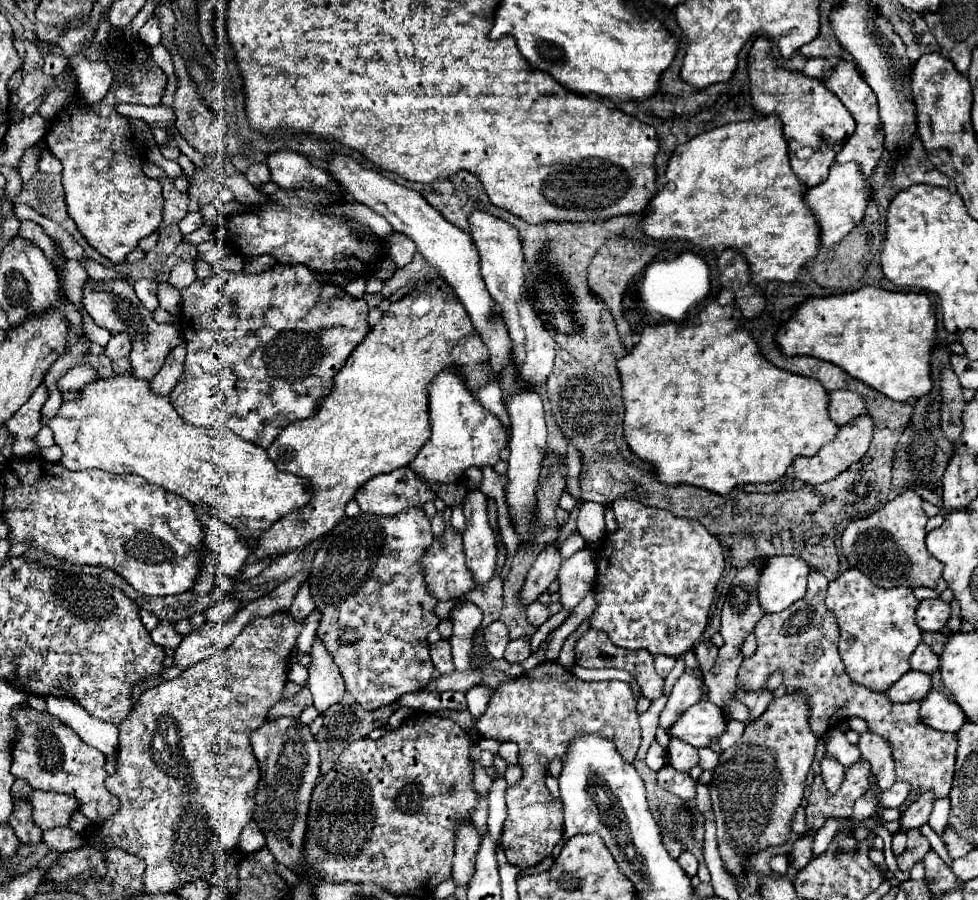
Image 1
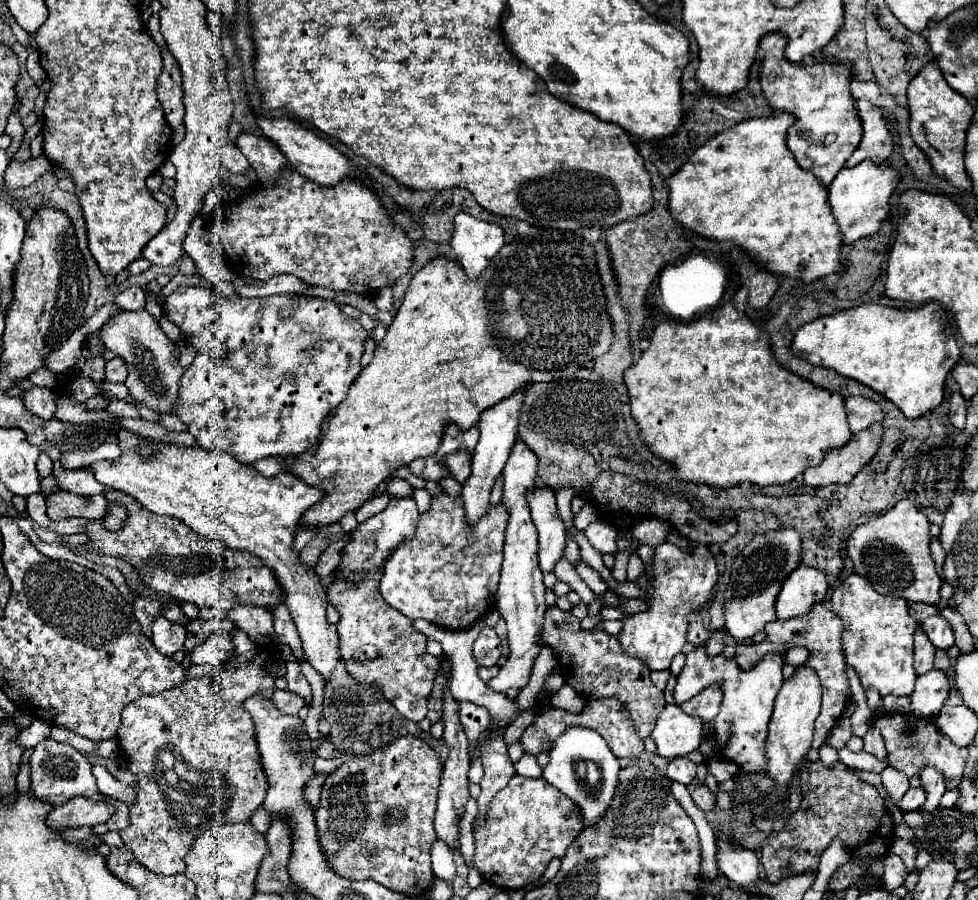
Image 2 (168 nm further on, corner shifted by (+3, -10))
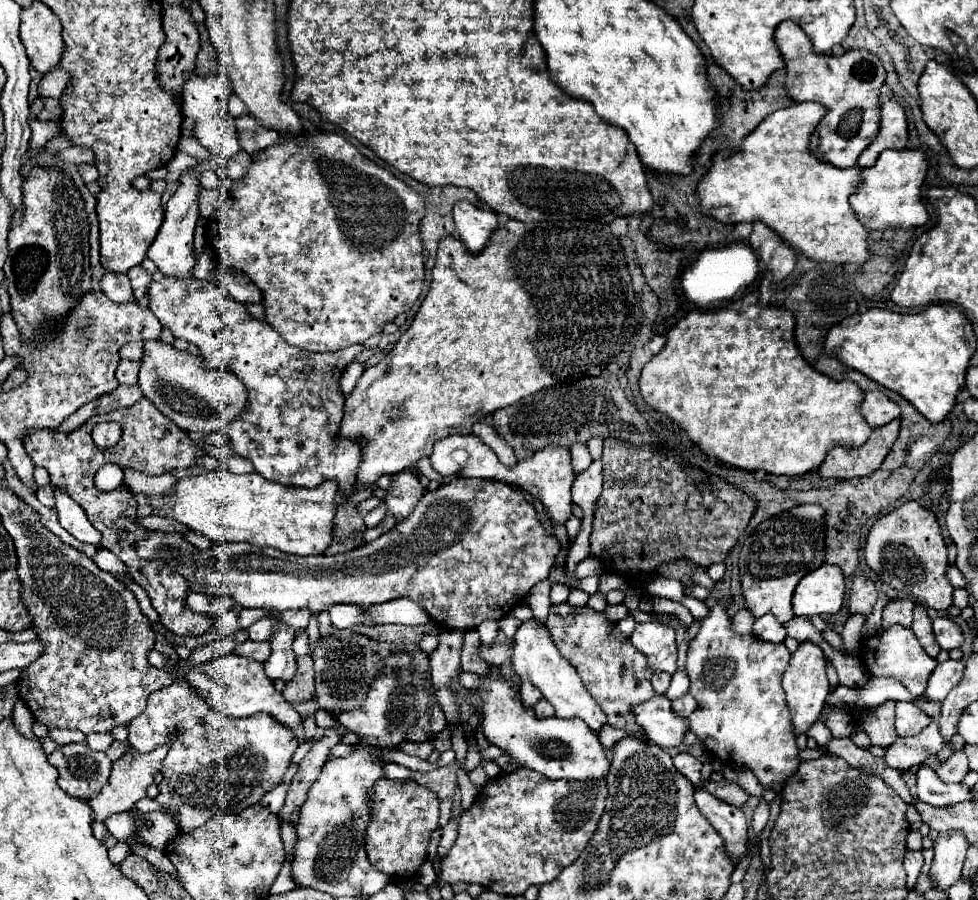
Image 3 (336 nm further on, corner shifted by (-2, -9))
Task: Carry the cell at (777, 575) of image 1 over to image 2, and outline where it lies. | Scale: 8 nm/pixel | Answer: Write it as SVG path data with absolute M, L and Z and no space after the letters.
M807 565L797 567L777 597L777 619L791 619L809 613L815 603L825 599L827 589L827 577L821 571Z

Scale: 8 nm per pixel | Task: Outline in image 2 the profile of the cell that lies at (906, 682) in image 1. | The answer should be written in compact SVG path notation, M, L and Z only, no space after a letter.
M931 669L929 673L919 675L915 691L911 693L911 713L923 719L935 717L941 711L949 691L951 691L951 681L945 671Z

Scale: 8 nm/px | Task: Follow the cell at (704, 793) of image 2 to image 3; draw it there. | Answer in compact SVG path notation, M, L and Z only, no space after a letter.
M710 780L710 782L704 784L704 788L706 788L710 794L714 794L716 798L720 798L722 802L732 804L732 806L738 806L738 808L748 800L748 794L746 794L738 784L728 782L728 780L720 780L720 782Z

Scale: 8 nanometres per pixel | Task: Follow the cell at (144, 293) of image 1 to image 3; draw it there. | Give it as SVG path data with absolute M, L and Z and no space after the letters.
M114 272L104 274L102 290L116 304L124 304L124 302L132 302L134 300L132 286L130 286L130 280L128 280L126 274L114 274Z

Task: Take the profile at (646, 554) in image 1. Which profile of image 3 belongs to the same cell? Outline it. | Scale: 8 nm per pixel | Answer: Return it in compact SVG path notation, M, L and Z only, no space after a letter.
M660 622L638 624L630 642L648 658L648 666L656 672L676 672L676 630Z

